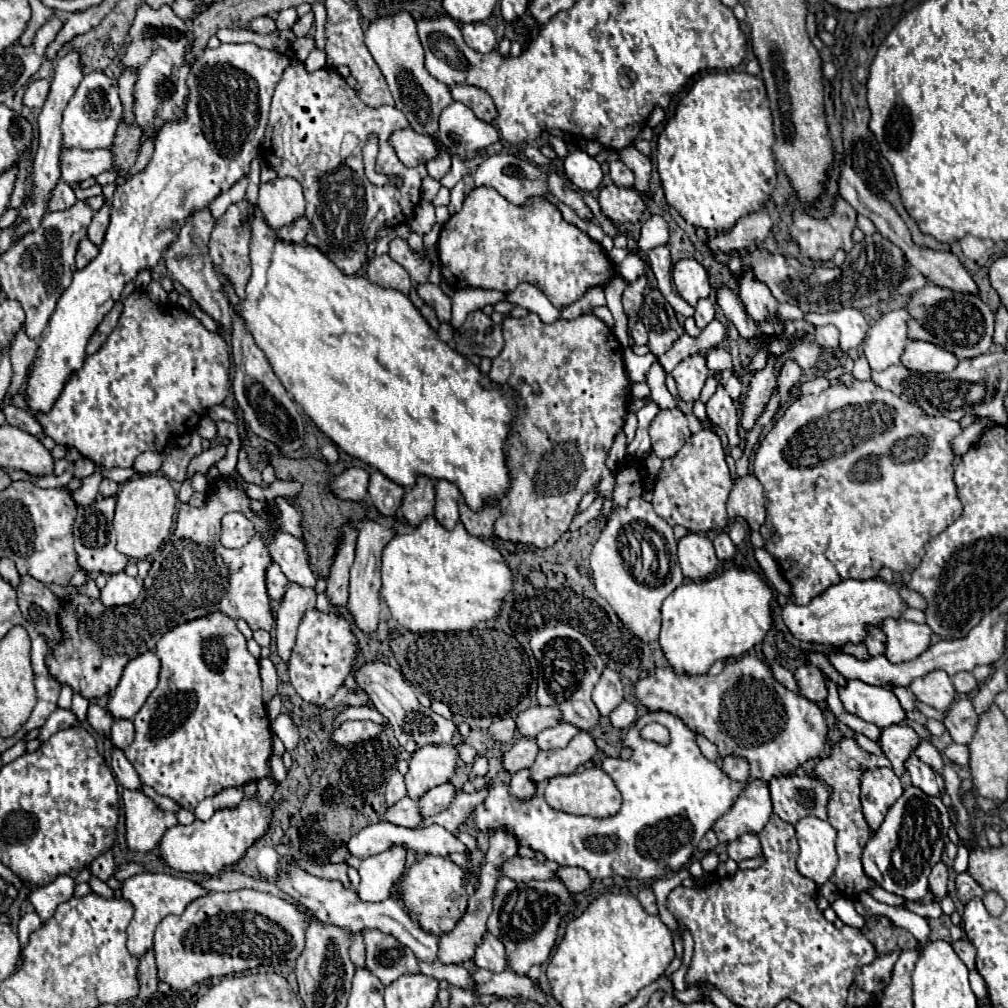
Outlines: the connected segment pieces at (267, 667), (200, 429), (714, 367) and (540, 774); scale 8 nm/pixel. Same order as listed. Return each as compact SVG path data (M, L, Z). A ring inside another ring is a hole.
M259 659L261 665L261 679L263 679L263 701L268 703L277 693L277 673L271 659Z
M202 417L198 423L197 432L204 439L214 439L217 433L215 422L208 417Z
M721 346L709 350L706 356L706 362L709 376L713 376L715 372L723 370L732 370L738 376L729 352Z
M581 731L575 739L569 741L563 749L547 749L541 751L531 767L531 781L535 785L549 781L557 775L571 775L575 767L587 763L597 753L595 741L587 731Z

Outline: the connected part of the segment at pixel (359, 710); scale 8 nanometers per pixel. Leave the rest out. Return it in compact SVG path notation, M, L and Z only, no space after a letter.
M345 707L333 717L333 725L347 720L372 720L386 729L392 729L389 721L378 710L368 707Z

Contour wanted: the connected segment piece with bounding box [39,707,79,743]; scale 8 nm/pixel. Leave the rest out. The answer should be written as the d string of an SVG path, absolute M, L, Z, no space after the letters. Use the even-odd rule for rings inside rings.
M57 707L51 717L45 721L45 725L41 727L41 733L39 733L39 739L45 743L53 733L61 731L61 729L69 729L73 725L79 725L79 719L77 715L71 711L71 709L61 709Z

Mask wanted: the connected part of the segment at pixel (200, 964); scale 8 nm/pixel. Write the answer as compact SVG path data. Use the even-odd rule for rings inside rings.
M255 889L207 893L185 907L181 915L165 917L153 941L157 977L183 991L211 977L241 973L257 965L297 959L305 947L305 915L295 905Z

